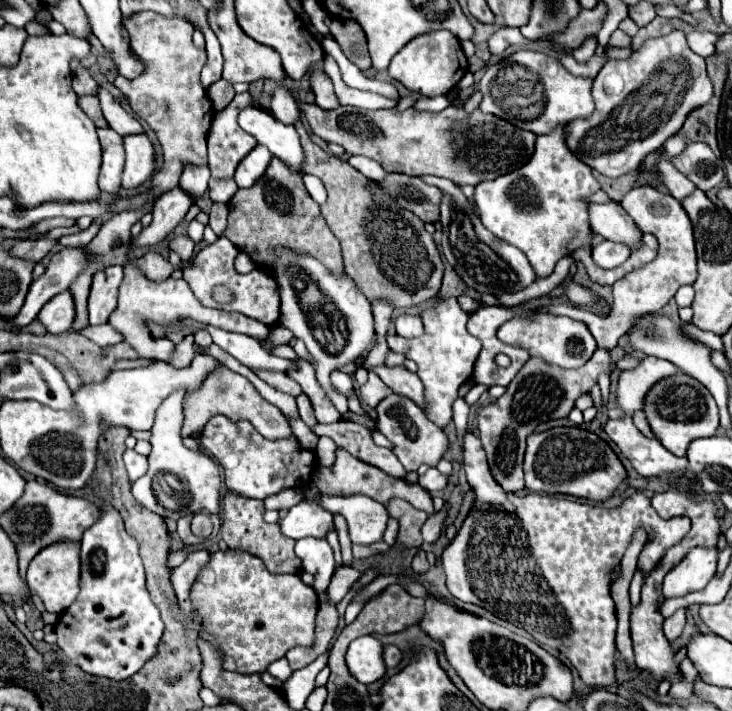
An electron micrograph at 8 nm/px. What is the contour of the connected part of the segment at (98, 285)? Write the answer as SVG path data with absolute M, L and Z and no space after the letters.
M111 266L93 276L89 294L89 324L105 324L117 306L117 290L123 280L123 268Z

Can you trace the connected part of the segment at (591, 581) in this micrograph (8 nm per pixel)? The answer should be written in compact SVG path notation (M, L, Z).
M467 432L463 436L463 470L471 488L475 490L475 506L465 518L455 540L443 550L443 568L447 574L447 588L451 596L461 602L477 604L501 620L507 620L531 634L539 644L559 650L563 656L571 660L581 680L589 688L607 688L615 686L615 602L609 594L609 574L619 564L625 554L627 544L637 528L645 528L647 532L655 530L653 542L645 544L639 556L639 568L647 576L665 550L681 538L691 528L689 518L673 518L661 520L657 512L651 508L651 500L643 492L635 492L631 498L623 502L621 508L607 510L589 504L581 504L576 499L559 498L555 495L532 492L527 496L517 496L503 492L503 488L493 480L485 452L477 436Z

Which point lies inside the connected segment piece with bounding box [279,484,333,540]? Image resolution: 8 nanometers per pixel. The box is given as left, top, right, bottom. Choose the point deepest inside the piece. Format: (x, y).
(307, 518)

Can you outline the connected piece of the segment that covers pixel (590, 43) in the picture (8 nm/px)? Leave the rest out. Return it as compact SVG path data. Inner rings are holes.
M589 36L577 50L573 50L573 56L579 62L585 62L585 60L589 60L589 56L593 56L595 48L597 48L597 36Z

